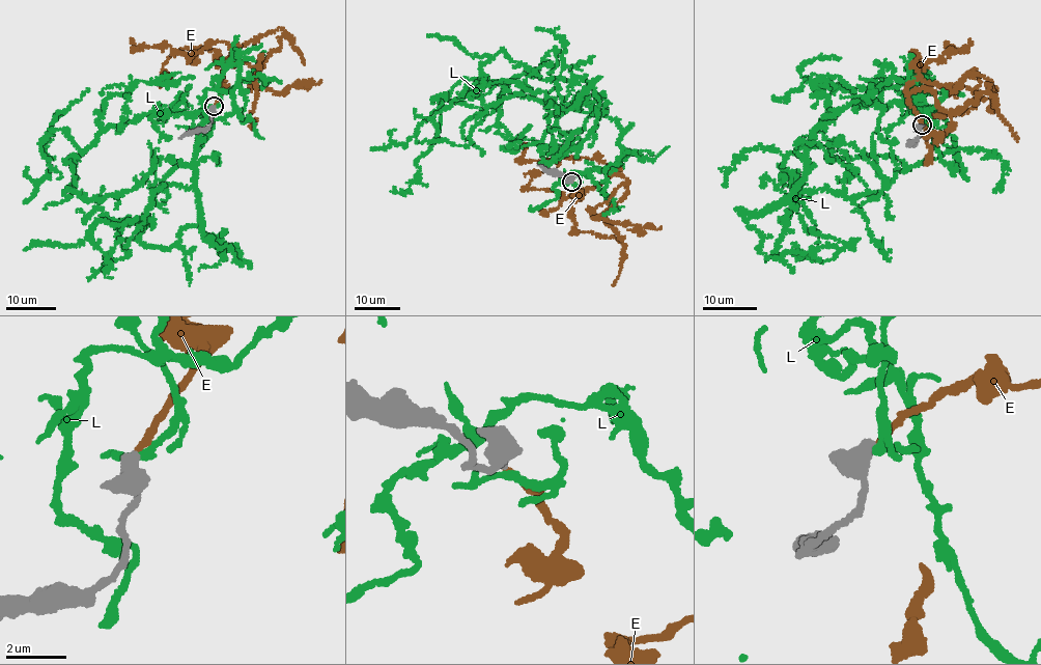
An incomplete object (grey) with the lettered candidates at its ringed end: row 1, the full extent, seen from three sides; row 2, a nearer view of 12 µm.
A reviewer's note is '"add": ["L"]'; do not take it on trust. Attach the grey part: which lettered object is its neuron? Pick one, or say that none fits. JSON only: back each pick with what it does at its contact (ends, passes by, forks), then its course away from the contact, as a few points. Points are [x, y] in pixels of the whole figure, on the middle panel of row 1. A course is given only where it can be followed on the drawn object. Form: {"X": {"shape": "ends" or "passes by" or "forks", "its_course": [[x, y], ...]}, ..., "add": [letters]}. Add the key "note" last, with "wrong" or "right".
{"E": {"shape": "ends", "its_course": [[571, 182], [574, 228], [625, 246], [606, 214], [627, 179], [578, 198], [524, 176]]}, "add": ["E"], "note": "wrong"}

